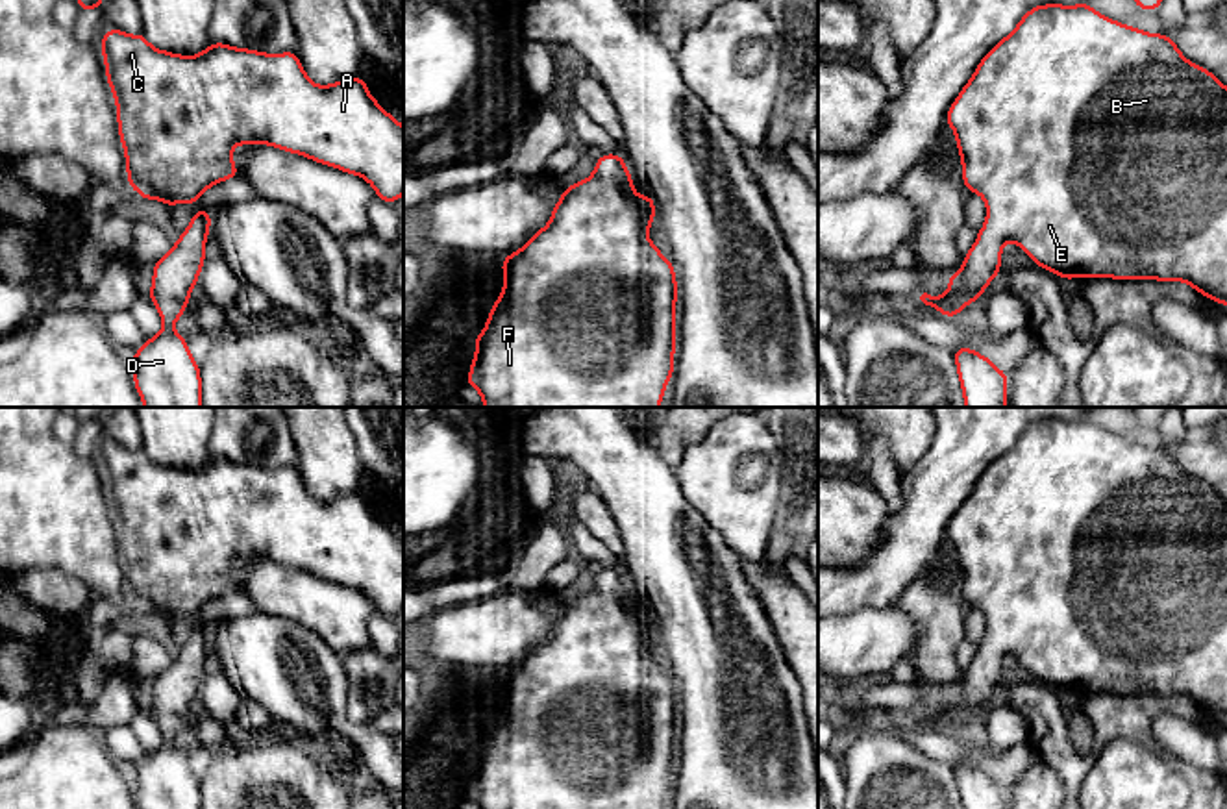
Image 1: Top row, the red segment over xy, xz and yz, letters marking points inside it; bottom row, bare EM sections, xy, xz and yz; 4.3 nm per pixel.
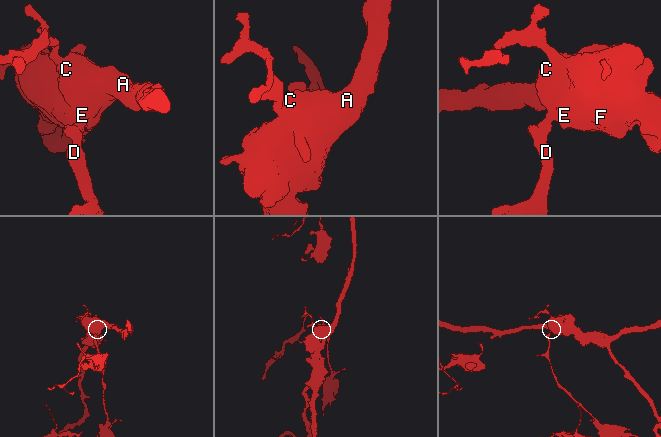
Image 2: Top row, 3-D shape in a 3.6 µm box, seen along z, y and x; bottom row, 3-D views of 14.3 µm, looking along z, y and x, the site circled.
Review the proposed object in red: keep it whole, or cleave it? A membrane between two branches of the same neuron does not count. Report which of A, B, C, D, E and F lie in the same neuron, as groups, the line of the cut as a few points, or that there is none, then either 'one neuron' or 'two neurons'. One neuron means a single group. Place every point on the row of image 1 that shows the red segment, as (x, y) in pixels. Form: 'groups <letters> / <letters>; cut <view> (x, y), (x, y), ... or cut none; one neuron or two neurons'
groups A B C D E F; cut none; one neuron

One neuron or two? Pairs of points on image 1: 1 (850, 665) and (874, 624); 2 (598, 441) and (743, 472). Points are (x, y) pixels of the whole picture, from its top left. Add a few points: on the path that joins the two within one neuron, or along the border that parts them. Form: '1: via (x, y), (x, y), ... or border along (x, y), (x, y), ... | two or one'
1: via (850, 656), (868, 634) | one
2: border along (672, 467), (680, 491), (694, 506) | two

